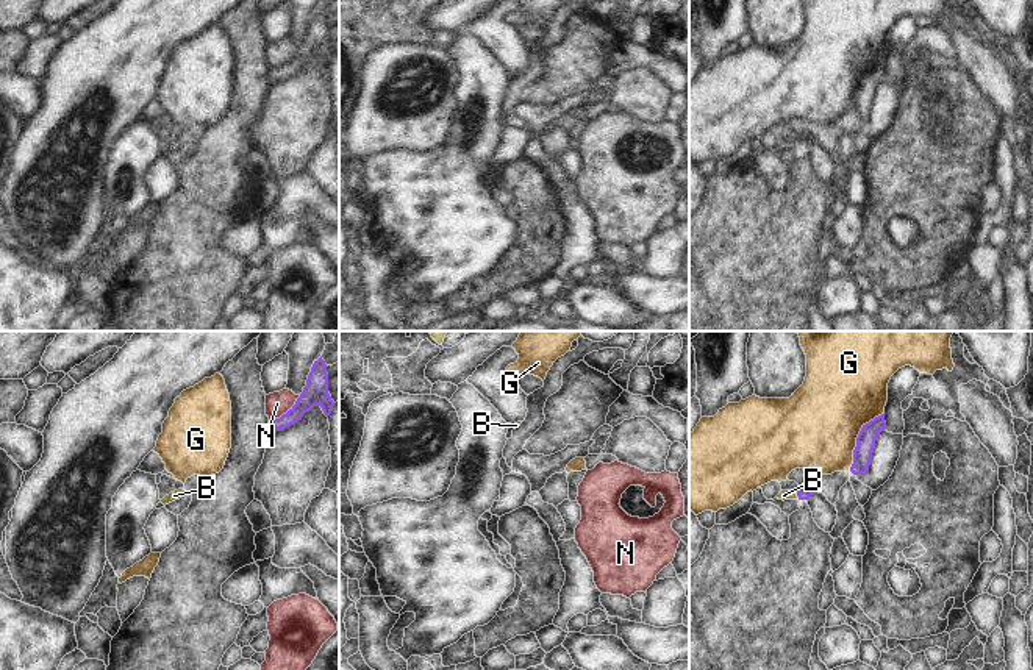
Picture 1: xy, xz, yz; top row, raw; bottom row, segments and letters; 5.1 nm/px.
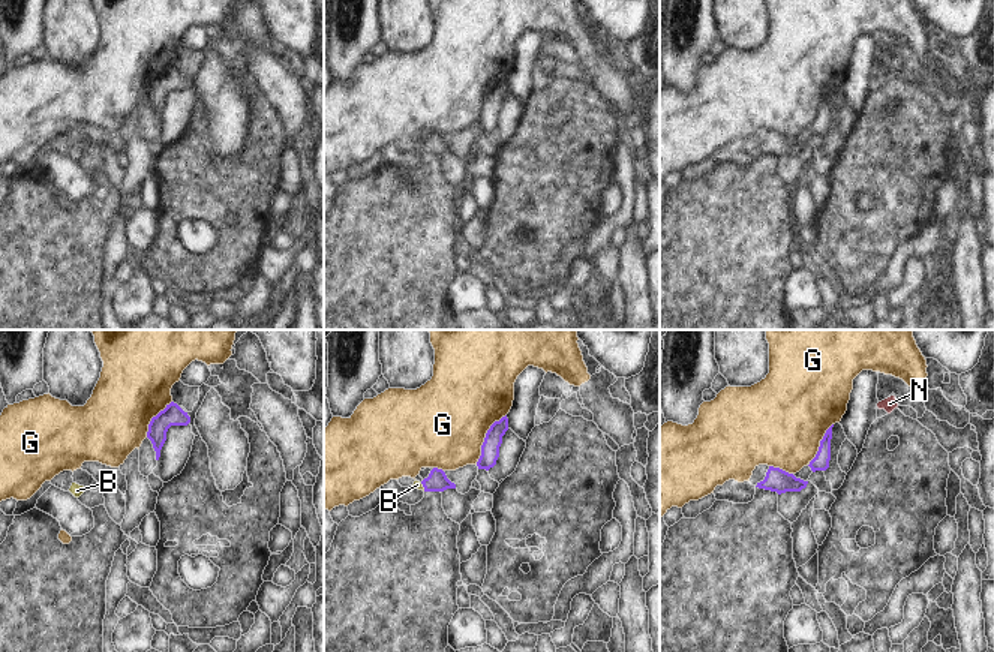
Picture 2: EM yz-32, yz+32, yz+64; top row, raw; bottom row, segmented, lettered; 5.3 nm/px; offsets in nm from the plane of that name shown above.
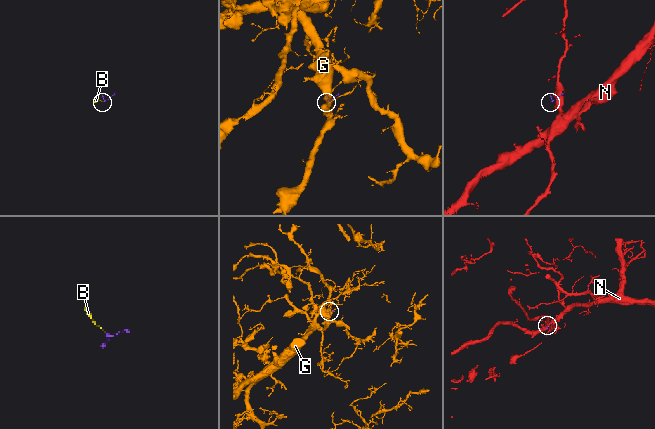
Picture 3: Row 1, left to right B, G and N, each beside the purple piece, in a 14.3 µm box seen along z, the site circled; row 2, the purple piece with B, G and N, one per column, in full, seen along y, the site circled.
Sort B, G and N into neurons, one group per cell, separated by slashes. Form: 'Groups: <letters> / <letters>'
Groups: B / G / N.

